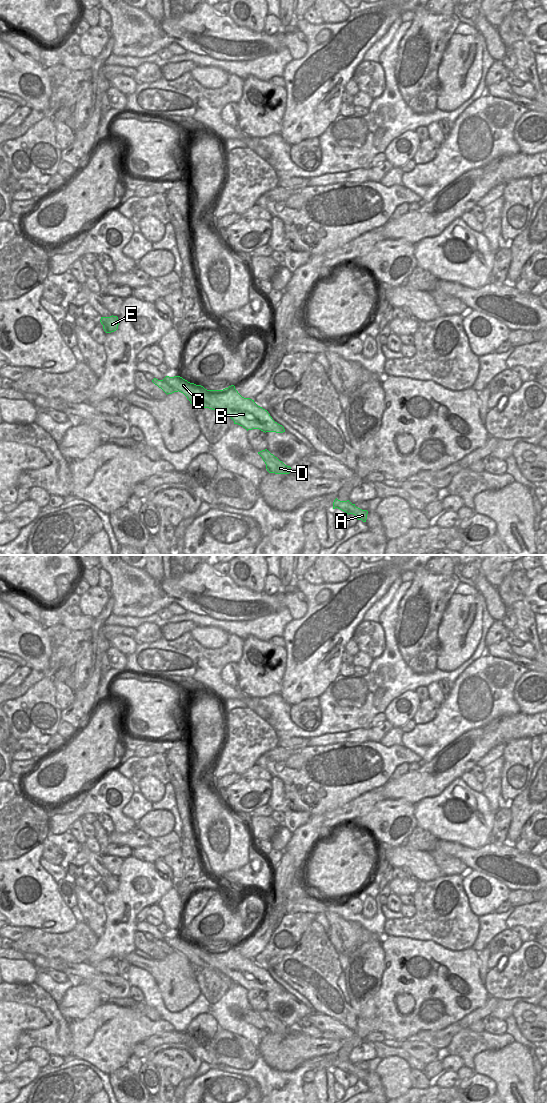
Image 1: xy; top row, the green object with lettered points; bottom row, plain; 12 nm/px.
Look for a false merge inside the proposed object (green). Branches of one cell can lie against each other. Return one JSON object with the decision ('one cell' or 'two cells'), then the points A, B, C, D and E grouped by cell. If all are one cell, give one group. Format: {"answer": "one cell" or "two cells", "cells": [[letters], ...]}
{"answer": "two cells", "cells": [["A", "D"], ["B", "C", "E"]]}

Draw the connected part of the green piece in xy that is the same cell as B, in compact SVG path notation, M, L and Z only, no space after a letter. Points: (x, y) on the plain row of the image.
M234 945L223 950L211 950L211 956L220 958L224 962L226 975L234 984L238 984L247 991L259 989L263 992L283 993L285 989L275 982L267 970L258 966L254 960L242 957Z

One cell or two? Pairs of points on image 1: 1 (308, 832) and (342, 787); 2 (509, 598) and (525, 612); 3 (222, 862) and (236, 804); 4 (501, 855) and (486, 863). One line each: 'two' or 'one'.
1: two
2: two
3: two
4: one

